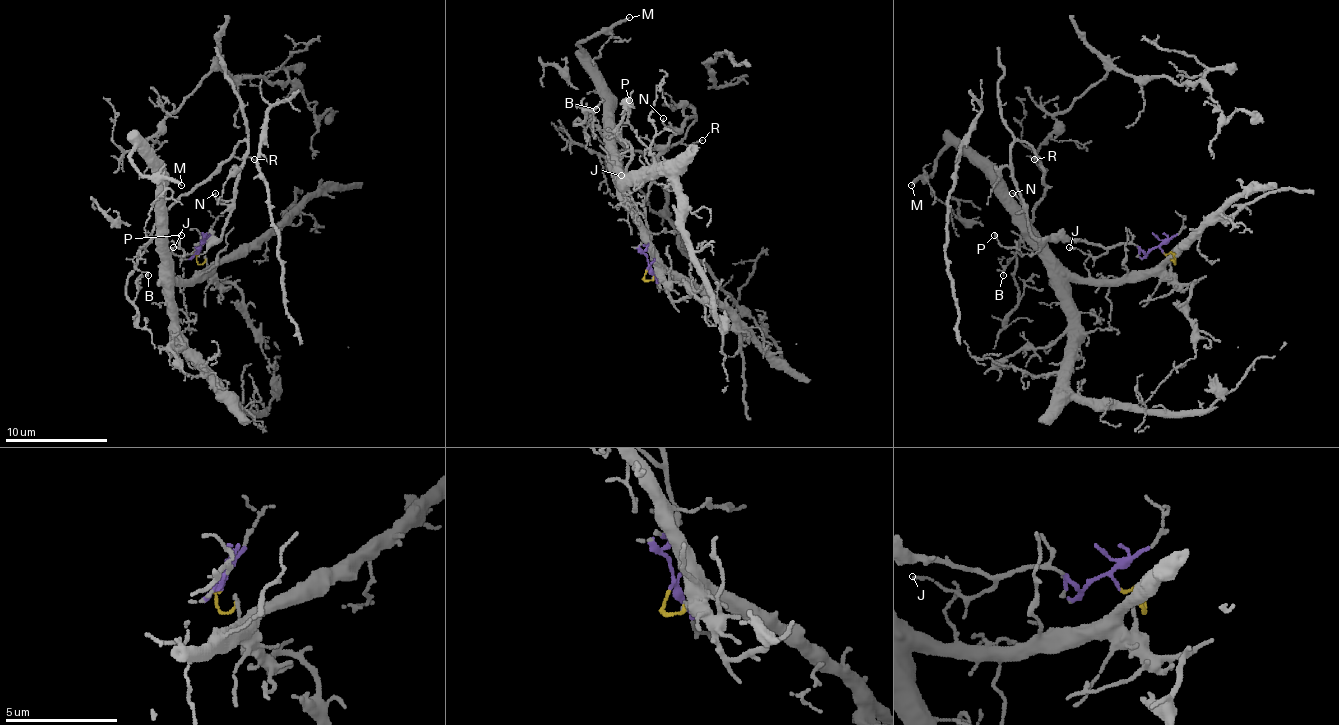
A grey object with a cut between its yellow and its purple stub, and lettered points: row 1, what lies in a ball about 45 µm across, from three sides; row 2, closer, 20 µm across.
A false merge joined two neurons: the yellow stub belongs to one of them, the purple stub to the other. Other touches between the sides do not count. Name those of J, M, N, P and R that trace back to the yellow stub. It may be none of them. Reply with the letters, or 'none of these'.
M

